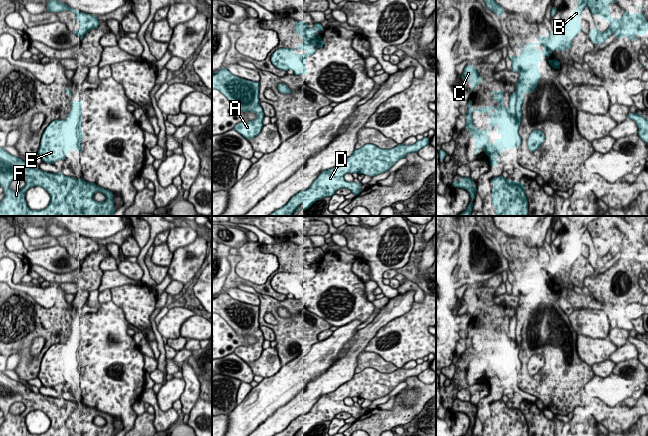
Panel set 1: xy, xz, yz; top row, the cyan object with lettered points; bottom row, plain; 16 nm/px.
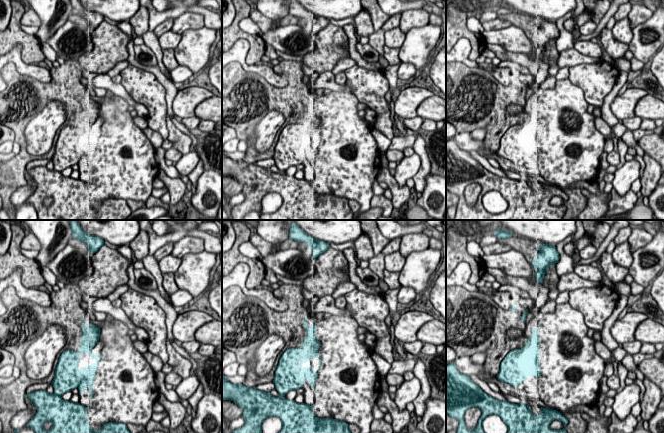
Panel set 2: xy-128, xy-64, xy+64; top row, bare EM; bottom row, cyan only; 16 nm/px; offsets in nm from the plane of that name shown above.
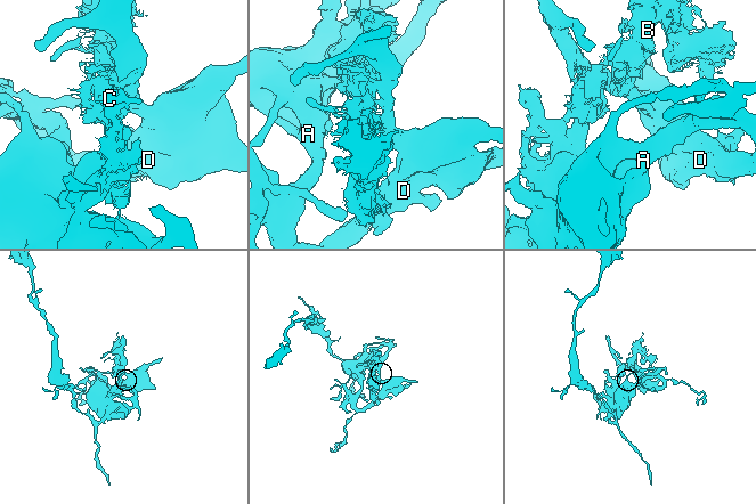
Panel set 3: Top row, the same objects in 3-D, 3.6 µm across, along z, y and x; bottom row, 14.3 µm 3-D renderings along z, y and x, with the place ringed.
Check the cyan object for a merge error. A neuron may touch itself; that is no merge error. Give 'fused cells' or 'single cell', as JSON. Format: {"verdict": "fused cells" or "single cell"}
{"verdict": "fused cells"}

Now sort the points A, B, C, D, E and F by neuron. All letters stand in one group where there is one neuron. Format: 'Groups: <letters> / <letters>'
Groups: A B C D F / E

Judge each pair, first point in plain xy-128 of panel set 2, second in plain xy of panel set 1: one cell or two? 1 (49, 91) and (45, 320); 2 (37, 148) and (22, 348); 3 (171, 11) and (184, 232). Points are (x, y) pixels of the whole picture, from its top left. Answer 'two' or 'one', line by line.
1: one
2: two
3: two

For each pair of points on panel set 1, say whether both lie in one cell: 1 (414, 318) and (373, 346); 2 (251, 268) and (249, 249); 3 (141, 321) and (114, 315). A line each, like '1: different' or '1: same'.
1: same
2: same
3: different

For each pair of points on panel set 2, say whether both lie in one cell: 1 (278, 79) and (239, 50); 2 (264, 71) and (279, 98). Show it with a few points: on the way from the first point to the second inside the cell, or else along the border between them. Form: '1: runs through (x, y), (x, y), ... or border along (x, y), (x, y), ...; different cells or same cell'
1: runs through (266, 72), (259, 68), (249, 68), (243, 62); same cell
2: border along (251, 71), (278, 87), (284, 87), (288, 83); different cells

